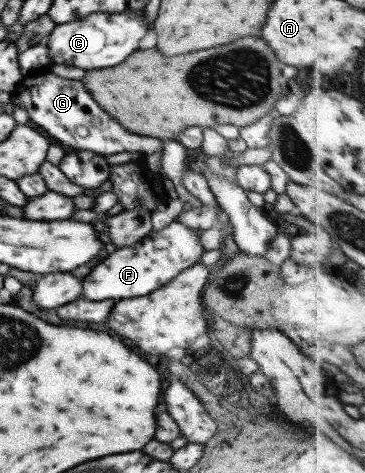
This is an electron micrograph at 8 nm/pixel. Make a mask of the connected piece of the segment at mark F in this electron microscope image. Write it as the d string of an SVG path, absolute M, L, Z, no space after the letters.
M173 220L159 231L150 231L140 242L132 246L122 246L99 259L96 265L82 279L84 300L120 300L146 296L158 286L172 280L180 270L192 266L200 260L204 248L199 243L196 232Z

